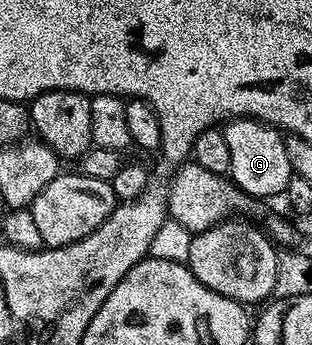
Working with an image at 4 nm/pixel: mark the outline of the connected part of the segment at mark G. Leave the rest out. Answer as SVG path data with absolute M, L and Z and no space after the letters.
M237 116L223 125L226 147L230 150L230 166L227 175L236 187L253 198L260 196L283 197L292 177L290 158L286 155L286 142L279 128L251 120L249 116Z

